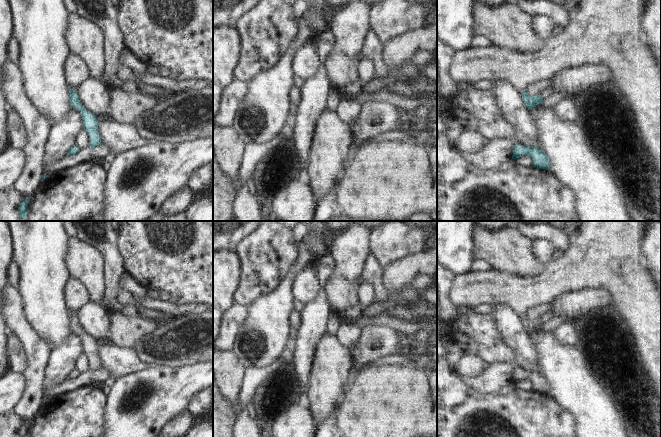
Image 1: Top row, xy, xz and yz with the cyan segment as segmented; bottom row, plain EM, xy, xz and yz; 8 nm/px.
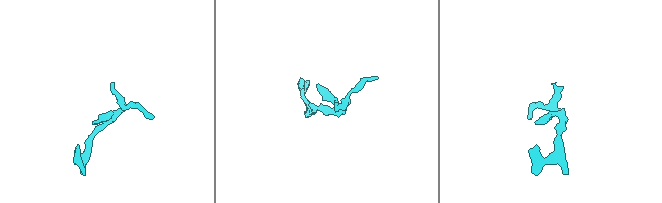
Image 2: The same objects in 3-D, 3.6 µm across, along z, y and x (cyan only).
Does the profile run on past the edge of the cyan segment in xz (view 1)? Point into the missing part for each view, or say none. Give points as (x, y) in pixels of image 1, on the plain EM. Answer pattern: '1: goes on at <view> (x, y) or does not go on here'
1: goes on at xz (297, 306)

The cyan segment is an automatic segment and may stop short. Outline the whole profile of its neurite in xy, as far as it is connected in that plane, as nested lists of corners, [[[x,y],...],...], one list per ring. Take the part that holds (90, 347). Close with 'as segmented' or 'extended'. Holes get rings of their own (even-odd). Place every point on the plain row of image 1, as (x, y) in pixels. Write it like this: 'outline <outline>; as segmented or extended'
outline [[[68,278],[63,290],[65,307],[71,312],[69,315],[69,328],[81,337],[83,353],[89,357],[89,370],[94,372],[101,367],[98,355],[98,344],[95,339],[82,330],[77,312],[89,301],[89,294],[84,286],[76,279]]]; extended

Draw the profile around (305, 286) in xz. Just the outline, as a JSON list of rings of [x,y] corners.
[[[312,262],[306,265],[293,279],[291,293],[293,300],[305,305],[313,301],[320,290],[317,277],[317,265]]]

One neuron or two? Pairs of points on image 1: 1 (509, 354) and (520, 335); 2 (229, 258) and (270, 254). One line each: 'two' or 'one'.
1: two
2: two

